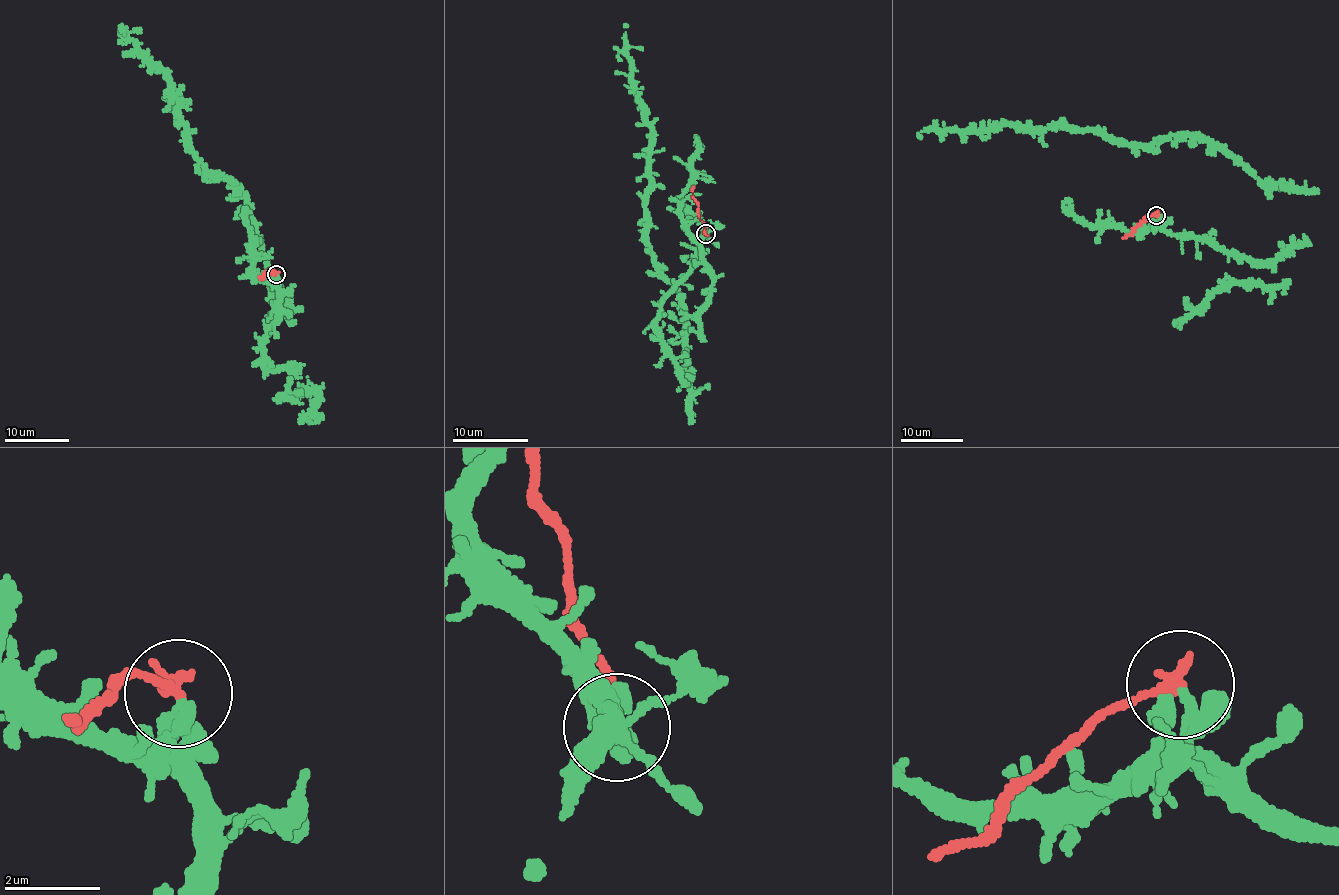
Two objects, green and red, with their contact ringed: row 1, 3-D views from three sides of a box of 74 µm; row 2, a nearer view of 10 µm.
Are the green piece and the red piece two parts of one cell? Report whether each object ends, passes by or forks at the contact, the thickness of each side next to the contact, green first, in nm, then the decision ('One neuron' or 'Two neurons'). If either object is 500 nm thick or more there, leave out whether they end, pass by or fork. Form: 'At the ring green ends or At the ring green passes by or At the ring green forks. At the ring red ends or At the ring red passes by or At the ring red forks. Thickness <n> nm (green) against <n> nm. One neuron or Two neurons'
At the ring green ends. At the ring red ends. Thickness 420 nm (green) against 340 nm. Two neurons

